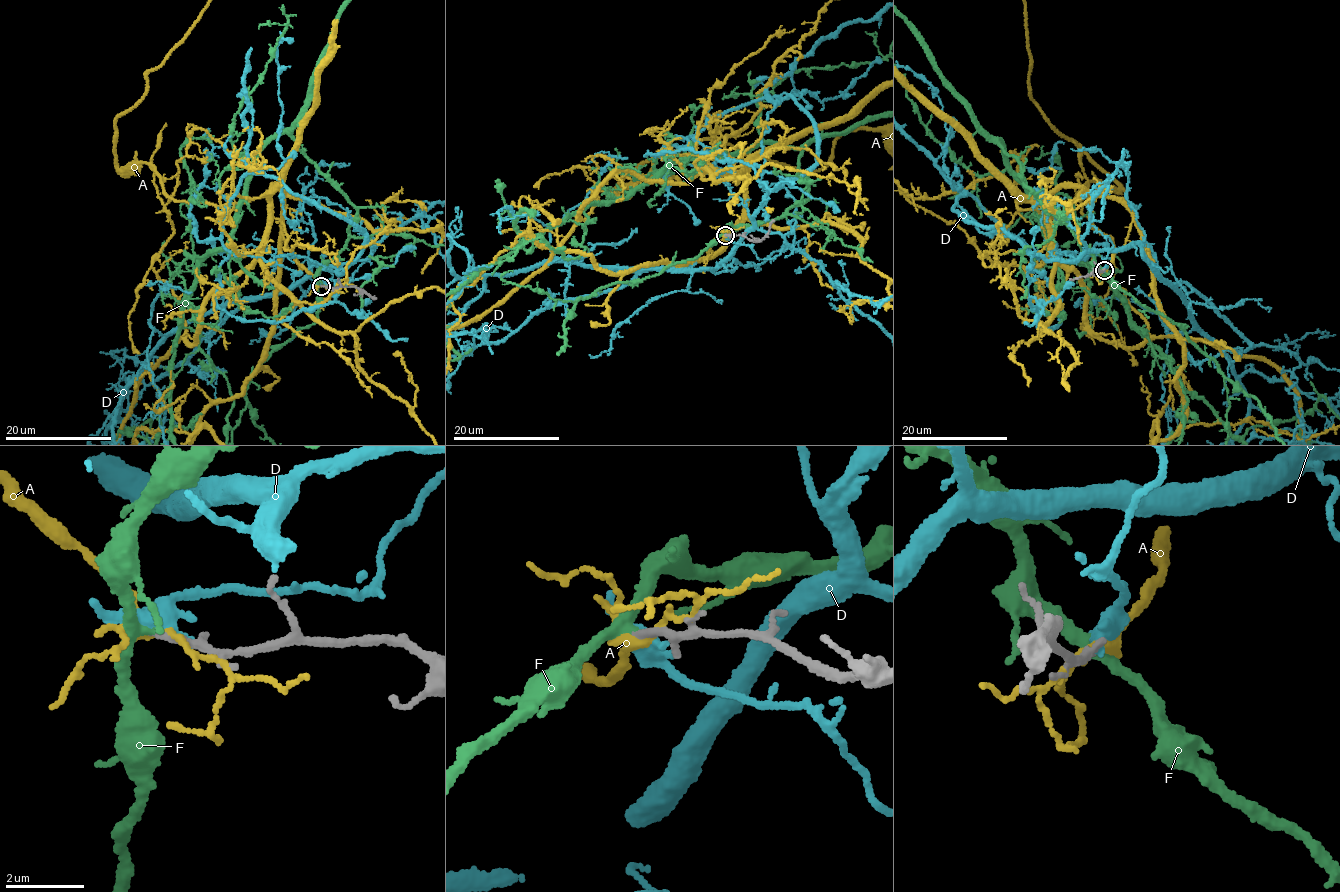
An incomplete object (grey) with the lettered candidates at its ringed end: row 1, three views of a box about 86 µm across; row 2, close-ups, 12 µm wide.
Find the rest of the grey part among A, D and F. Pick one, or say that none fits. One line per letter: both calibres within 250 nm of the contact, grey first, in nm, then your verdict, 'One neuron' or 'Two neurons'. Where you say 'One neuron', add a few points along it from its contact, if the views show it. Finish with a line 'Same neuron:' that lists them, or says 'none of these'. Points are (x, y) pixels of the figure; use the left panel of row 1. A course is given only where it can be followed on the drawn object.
A: Thickness 260 nm (grey) against 190 nm. Two neurons
D: Thickness 280 nm (grey) against 360 nm. Two neurons
F: Thickness 200 nm (grey) against 260 nm. One neuron
Same neuron: F

